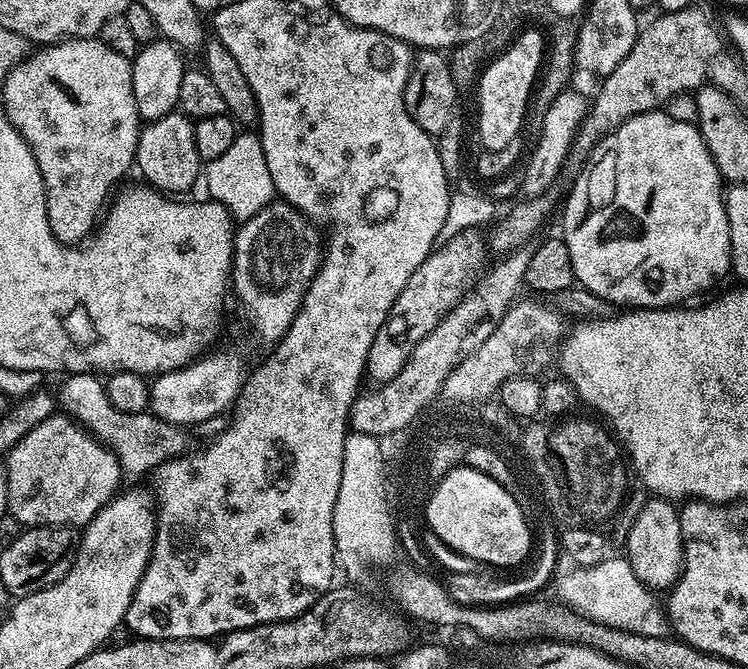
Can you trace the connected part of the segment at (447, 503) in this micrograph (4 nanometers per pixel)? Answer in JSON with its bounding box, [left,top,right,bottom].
[426,466,534,568]

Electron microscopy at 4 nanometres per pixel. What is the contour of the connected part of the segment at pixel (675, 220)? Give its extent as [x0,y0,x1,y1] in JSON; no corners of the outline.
[562,110,732,310]

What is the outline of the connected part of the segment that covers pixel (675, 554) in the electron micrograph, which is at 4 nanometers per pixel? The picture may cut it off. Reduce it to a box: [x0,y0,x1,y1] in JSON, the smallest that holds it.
[626,498,684,590]

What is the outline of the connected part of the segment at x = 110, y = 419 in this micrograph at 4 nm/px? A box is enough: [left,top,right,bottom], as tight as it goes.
[58,372,189,477]

